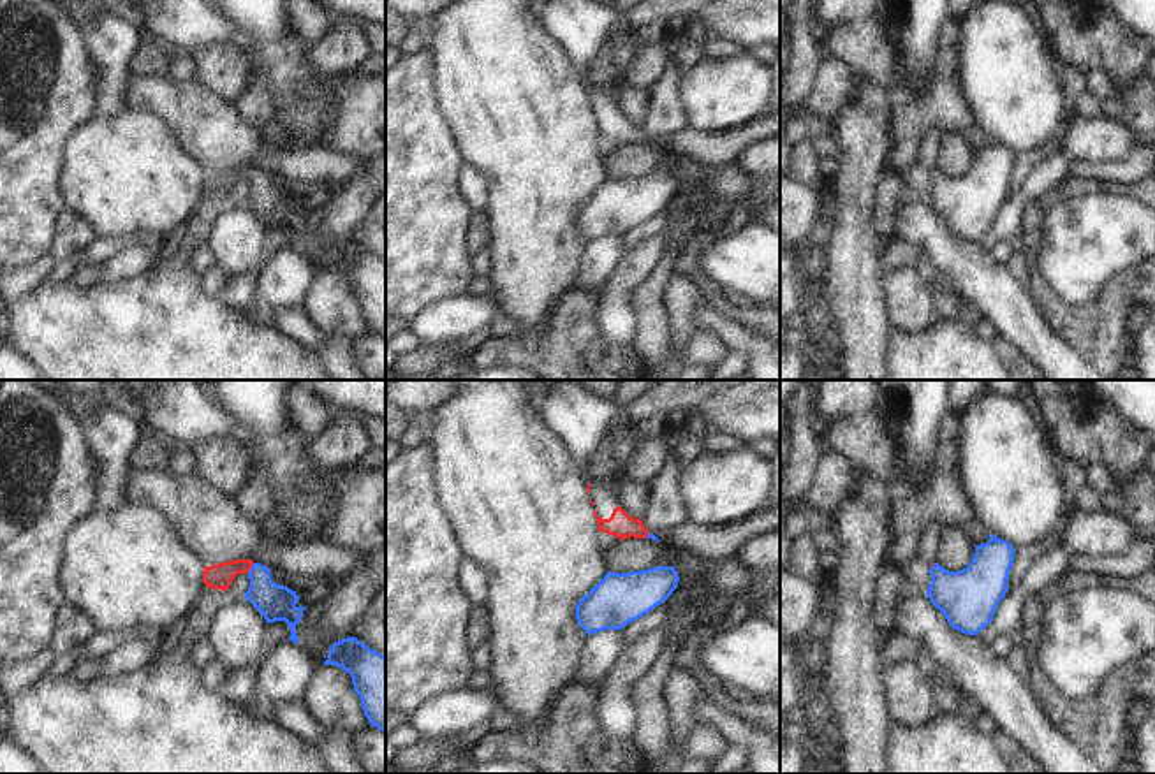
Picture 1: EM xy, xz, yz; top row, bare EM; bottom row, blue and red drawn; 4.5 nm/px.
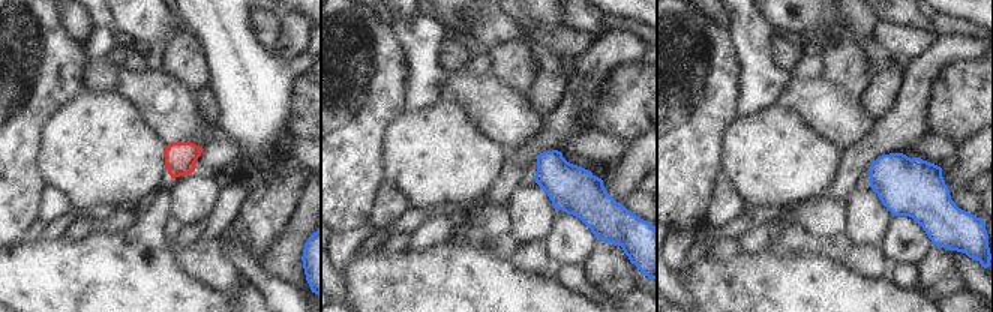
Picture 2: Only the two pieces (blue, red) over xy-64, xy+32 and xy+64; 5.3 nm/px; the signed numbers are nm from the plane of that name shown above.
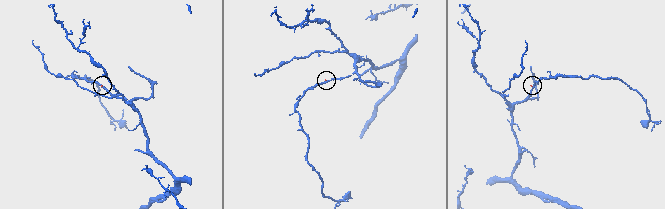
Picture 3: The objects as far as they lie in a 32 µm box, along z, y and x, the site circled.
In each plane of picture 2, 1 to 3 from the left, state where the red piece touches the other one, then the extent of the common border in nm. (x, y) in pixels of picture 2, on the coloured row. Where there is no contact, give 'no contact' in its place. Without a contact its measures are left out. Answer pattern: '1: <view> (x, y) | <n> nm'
1: no contact
2: no contact
3: no contact

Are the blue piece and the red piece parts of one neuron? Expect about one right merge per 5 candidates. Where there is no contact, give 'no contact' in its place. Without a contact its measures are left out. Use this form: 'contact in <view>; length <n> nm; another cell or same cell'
contact in xy; length 60 nm; same cell

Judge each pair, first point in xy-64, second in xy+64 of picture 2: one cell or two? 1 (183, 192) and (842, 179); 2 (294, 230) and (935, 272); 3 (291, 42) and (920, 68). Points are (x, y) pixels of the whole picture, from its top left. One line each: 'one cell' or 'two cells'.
1: two cells
2: one cell
3: one cell

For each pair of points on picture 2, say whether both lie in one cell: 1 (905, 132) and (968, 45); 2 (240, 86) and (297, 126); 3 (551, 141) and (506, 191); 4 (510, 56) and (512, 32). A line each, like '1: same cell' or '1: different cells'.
1: same cell
2: different cells
3: same cell
4: different cells

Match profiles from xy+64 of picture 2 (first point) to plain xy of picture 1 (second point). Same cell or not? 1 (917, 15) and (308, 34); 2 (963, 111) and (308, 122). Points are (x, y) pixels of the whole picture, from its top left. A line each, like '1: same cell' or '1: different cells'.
1: same cell
2: different cells

